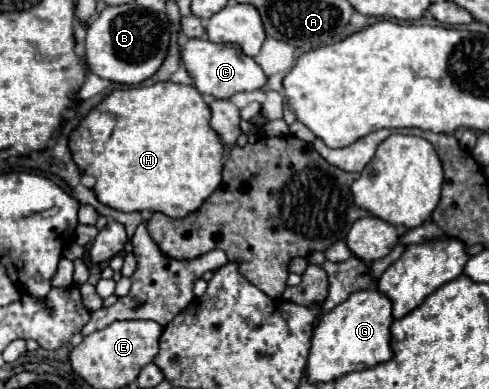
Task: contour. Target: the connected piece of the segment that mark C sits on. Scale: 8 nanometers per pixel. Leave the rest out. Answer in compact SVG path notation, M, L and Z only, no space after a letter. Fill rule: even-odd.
M194 38L184 44L182 64L194 76L196 90L200 94L212 94L216 98L232 98L238 92L254 92L268 82L264 70L254 62L254 58L246 56L238 46L214 44L208 38Z

